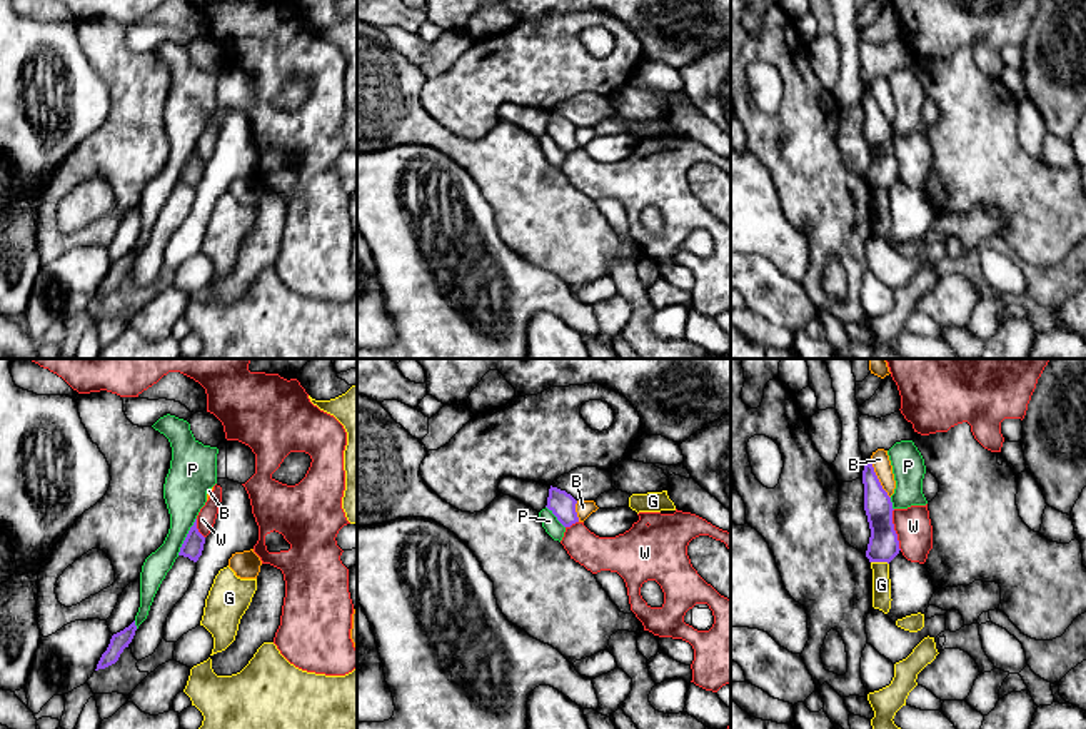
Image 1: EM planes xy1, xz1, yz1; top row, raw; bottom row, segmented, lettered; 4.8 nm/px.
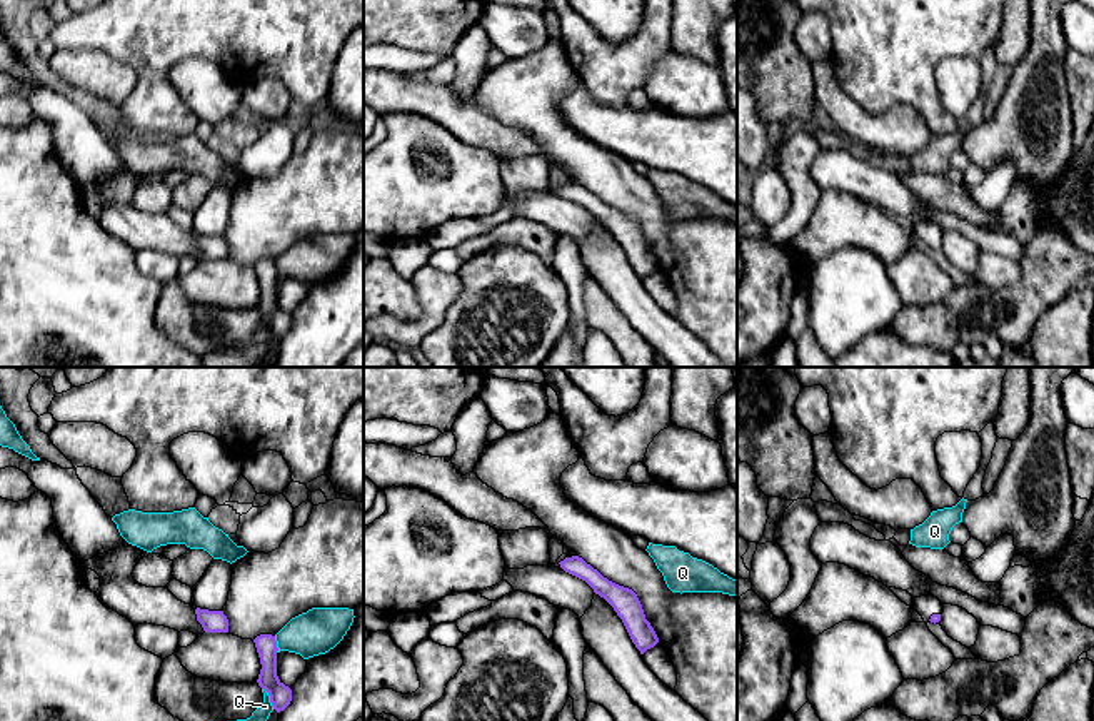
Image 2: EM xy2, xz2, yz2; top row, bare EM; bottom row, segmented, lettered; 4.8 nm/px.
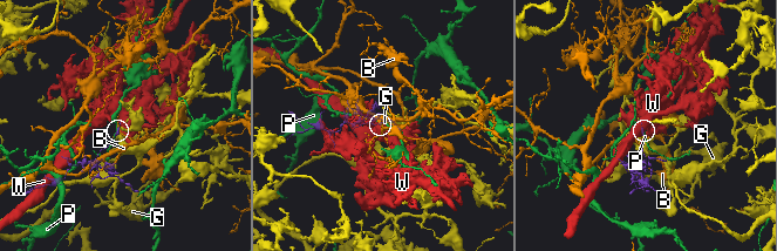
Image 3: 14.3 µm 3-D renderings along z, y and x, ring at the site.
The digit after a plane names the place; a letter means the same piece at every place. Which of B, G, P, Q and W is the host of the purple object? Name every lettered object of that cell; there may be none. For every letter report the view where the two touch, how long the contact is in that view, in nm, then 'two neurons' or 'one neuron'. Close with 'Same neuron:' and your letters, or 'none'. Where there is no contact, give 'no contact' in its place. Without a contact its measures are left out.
B: meets purple in yz1; contact 220 nm long; two neurons
G: meets purple in yz1; contact 90 nm long; two neurons
P: meets purple in xy1; contact 200 nm long; two neurons
Q: meets purple in xy2; contact 120 nm long; two neurons
W: meets purple in yz1; contact 200 nm long; two neurons
Same neuron: none

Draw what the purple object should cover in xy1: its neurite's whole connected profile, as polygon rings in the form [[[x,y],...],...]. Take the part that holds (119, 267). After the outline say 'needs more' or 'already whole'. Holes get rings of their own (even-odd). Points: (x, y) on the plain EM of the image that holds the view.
[[[133,247],[128,254],[113,260],[110,265],[110,270],[108,270],[107,277],[102,280],[95,297],[105,295],[108,292],[115,290],[118,287],[120,280],[123,279],[123,275],[128,274],[128,270],[132,269],[135,257],[137,257],[137,252]]]; already whole

